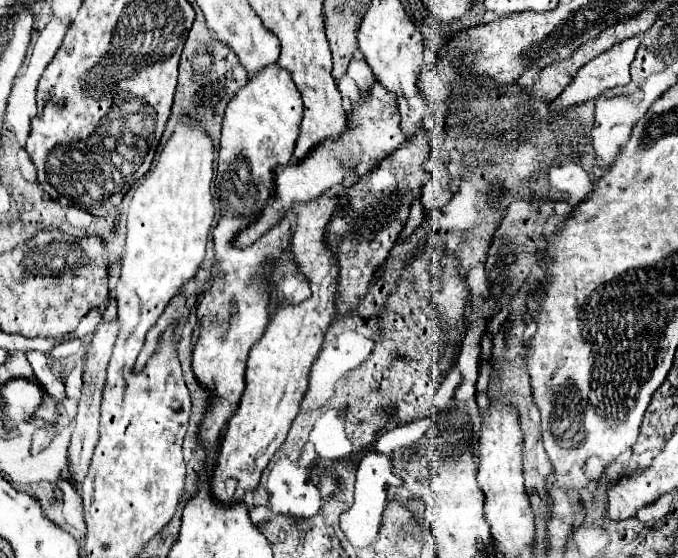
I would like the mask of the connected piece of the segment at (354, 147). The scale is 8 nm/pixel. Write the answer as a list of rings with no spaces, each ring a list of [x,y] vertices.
[[[376,83],[372,91],[360,99],[358,107],[354,107],[354,113],[348,121],[348,131],[336,143],[324,143],[324,147],[320,147],[320,151],[316,151],[316,155],[312,155],[312,159],[308,159],[304,167],[296,167],[294,163],[290,163],[288,167],[280,167],[280,171],[276,171],[278,193],[274,195],[272,203],[268,203],[260,219],[236,237],[236,247],[246,247],[260,239],[260,235],[272,229],[272,225],[276,225],[284,213],[290,213],[294,201],[316,199],[320,191],[328,191],[328,187],[340,187],[344,179],[344,169],[356,169],[358,161],[370,163],[372,159],[382,159],[384,153],[396,151],[396,147],[404,143],[406,139],[404,131],[400,129],[400,113],[396,111],[396,99],[392,99],[392,95]]]

